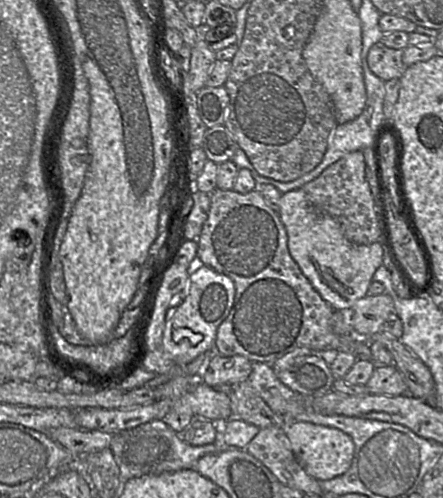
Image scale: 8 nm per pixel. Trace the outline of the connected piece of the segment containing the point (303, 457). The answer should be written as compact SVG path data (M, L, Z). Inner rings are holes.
M304 421L288 422L286 434L291 448L308 475L316 480L330 480L344 474L351 466L355 446L343 431Z

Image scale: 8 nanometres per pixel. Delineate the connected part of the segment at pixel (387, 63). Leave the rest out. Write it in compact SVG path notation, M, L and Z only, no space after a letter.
M382 42L371 46L367 55L367 64L371 72L384 82L400 79L406 70L402 62L403 50L386 47Z

